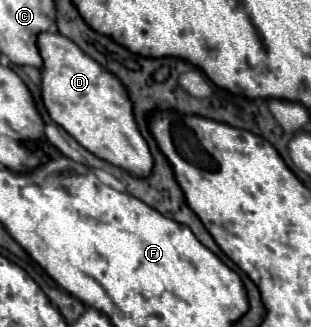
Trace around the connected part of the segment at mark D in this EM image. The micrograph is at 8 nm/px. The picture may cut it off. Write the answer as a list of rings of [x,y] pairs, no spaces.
[[[59,32],[37,34],[37,48],[43,58],[43,104],[51,120],[63,126],[83,148],[87,148],[97,158],[125,168],[133,176],[147,176],[151,172],[153,158],[135,124],[131,102],[123,84]]]

